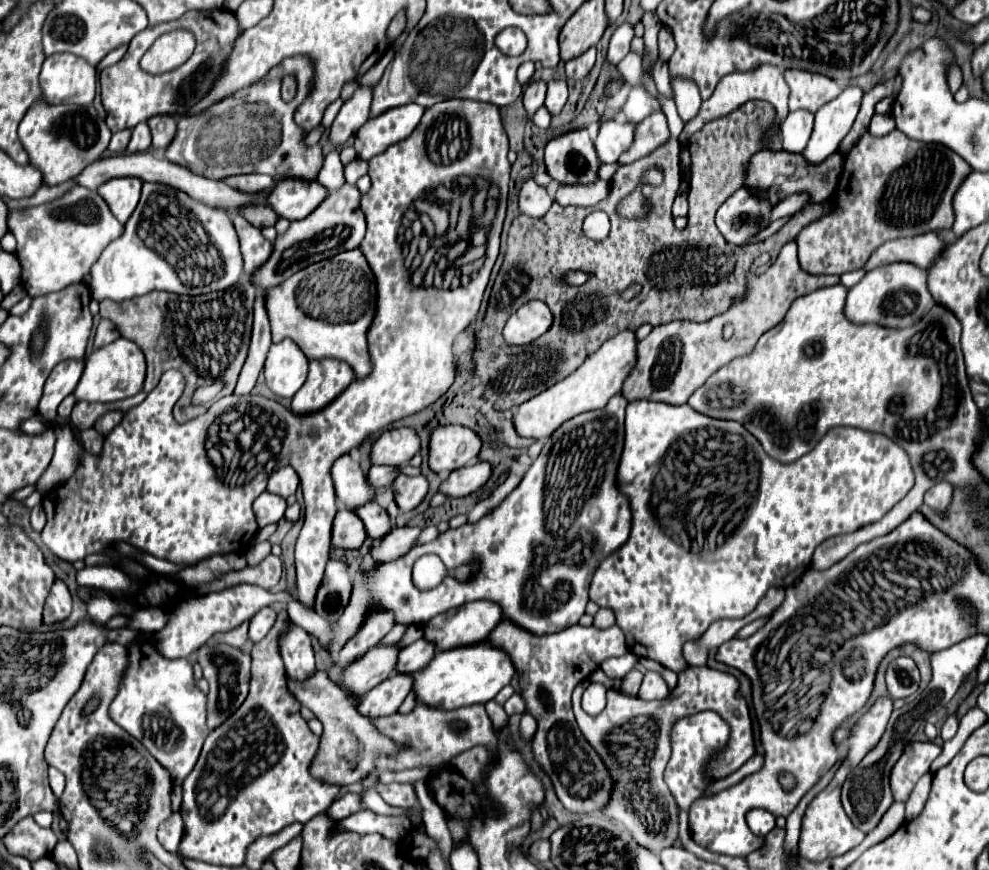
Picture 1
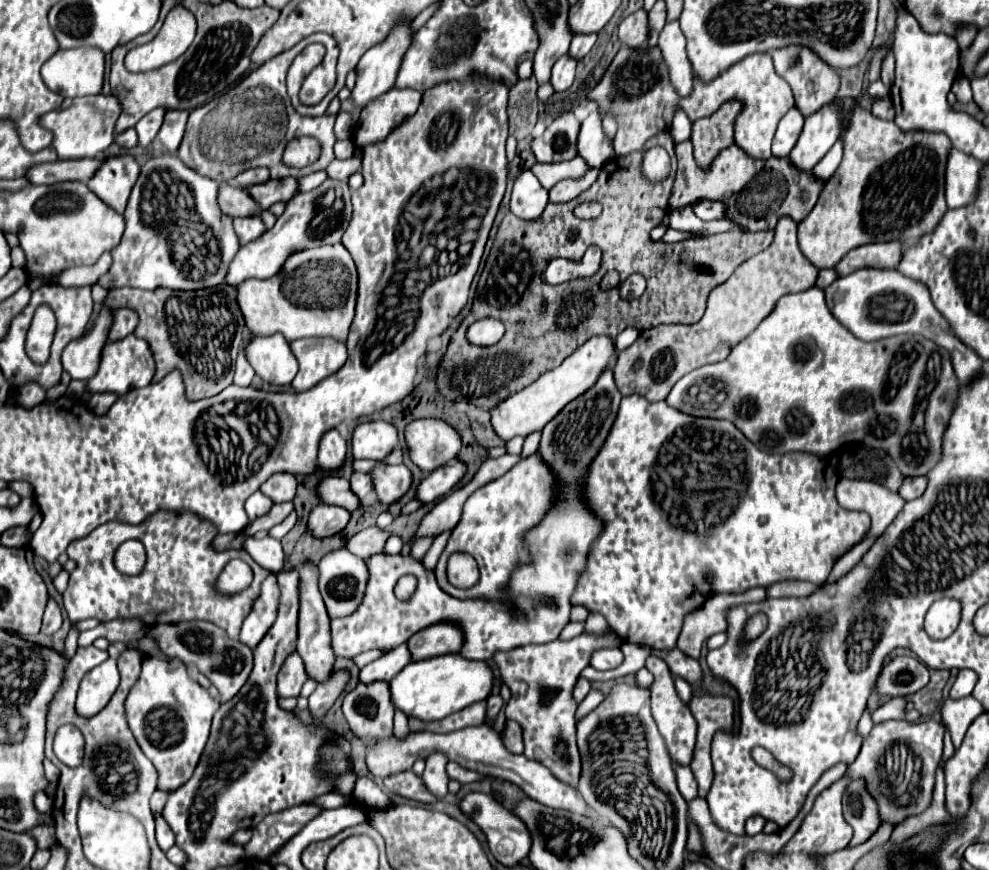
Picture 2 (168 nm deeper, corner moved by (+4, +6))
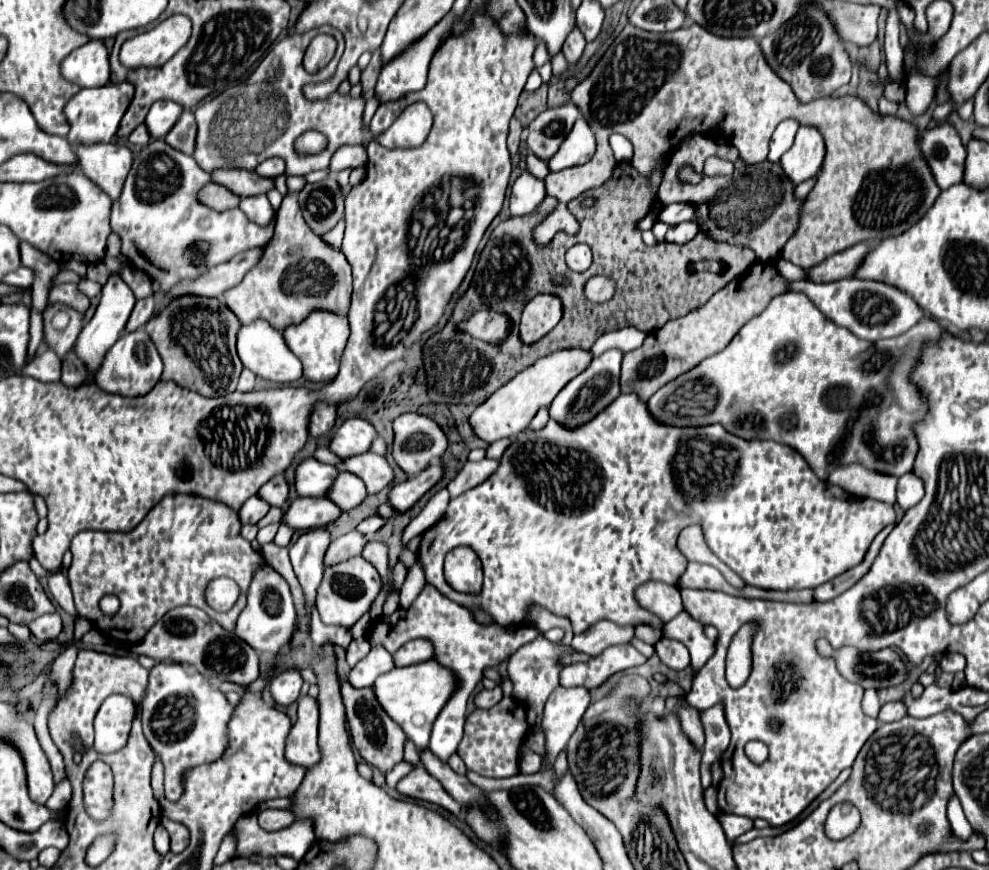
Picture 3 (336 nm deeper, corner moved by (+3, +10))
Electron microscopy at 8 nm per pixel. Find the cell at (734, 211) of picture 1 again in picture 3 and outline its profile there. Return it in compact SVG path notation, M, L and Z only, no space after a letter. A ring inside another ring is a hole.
M671 203L657 211L657 221L667 223L667 225L679 225L683 221L691 221L695 215L693 211L695 207L689 203Z

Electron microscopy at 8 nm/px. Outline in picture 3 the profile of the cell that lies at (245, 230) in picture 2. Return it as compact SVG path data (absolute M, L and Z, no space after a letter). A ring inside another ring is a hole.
M245 197L239 203L241 211L249 217L249 221L257 223L257 225L267 225L273 217L273 207L267 201L267 197Z

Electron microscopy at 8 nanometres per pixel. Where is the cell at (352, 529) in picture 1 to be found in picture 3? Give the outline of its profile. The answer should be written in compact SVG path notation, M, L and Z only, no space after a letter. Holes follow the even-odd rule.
M297 497L285 511L281 521L291 529L319 529L333 523L341 515L341 509L329 499L321 497Z

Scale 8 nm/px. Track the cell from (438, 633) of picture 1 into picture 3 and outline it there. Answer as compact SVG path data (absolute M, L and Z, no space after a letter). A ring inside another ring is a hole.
M417 639L417 641L409 641L405 647L401 647L393 655L393 661L395 661L395 667L407 667L407 665L429 661L431 657L433 657L431 643L425 639Z

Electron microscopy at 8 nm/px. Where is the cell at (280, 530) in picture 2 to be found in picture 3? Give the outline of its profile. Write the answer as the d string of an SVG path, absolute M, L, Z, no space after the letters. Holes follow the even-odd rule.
M281 523L279 531L277 531L277 535L275 535L275 543L277 543L279 547L289 547L293 533L295 533L295 531L293 531L291 527L287 527L287 525L283 525L283 523Z

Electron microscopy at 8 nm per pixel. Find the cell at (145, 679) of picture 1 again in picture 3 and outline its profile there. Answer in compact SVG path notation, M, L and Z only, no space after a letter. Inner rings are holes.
M157 663L149 673L149 687L145 693L145 699L141 703L141 719L143 719L143 733L149 741L149 745L161 755L161 761L165 765L165 797L169 801L177 801L183 793L181 775L185 769L191 769L201 763L217 761L221 753L225 753L225 745L229 745L227 737L227 723L233 715L233 705L225 699L225 695L219 689L213 689L205 677L199 673L187 673L183 665L175 663Z

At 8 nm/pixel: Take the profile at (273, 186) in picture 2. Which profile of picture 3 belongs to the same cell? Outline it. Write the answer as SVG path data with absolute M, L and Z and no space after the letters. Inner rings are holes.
M215 169L211 173L213 181L227 187L231 193L239 197L253 197L259 193L267 193L273 189L273 181L259 177L253 171L243 171L243 169Z

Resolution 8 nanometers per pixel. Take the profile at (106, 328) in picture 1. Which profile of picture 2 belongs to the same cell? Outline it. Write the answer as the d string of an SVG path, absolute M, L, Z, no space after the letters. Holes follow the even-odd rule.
M116 309L112 313L112 325L108 331L108 341L118 341L134 331L138 323L138 315L132 309Z

